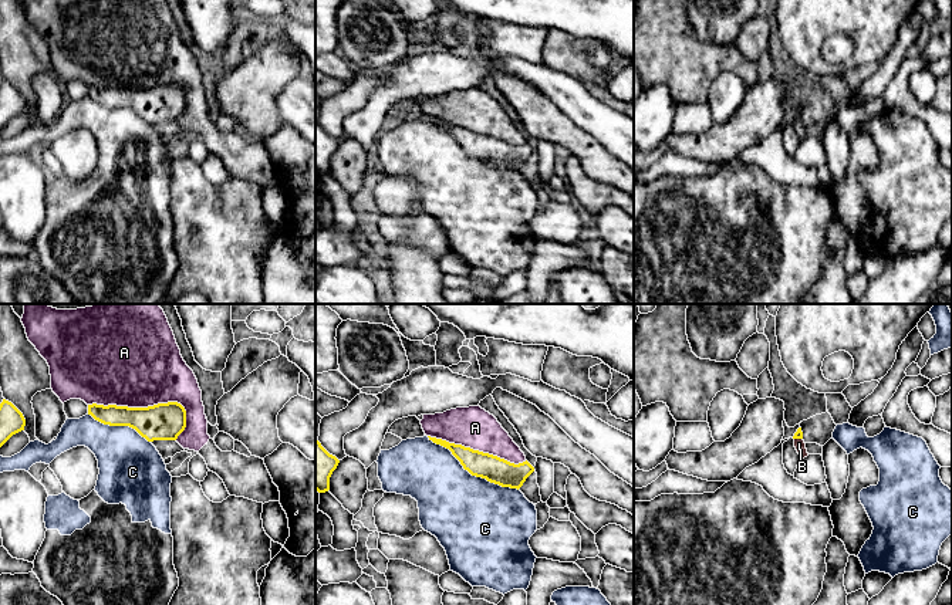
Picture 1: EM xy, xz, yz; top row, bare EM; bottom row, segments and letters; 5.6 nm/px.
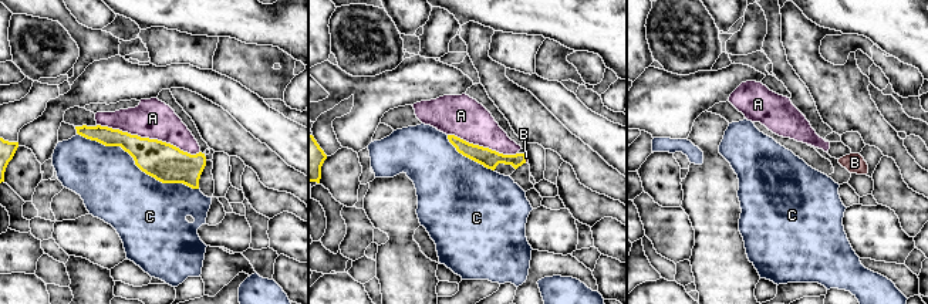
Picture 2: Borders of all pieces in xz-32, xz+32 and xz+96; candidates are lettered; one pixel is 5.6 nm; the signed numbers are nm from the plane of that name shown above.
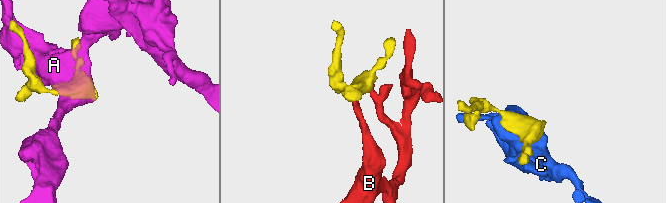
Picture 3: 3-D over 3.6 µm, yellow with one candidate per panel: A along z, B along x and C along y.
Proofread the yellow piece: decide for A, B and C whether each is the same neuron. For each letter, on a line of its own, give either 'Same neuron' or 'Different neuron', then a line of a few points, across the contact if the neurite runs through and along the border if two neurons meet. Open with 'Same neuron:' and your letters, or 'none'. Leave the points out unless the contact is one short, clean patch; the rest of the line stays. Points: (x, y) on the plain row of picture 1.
Same neuron: B
A: Different neuron
B: Same neuron. Line: yz (799, 117), (799, 120), (799, 125)
C: Different neuron

